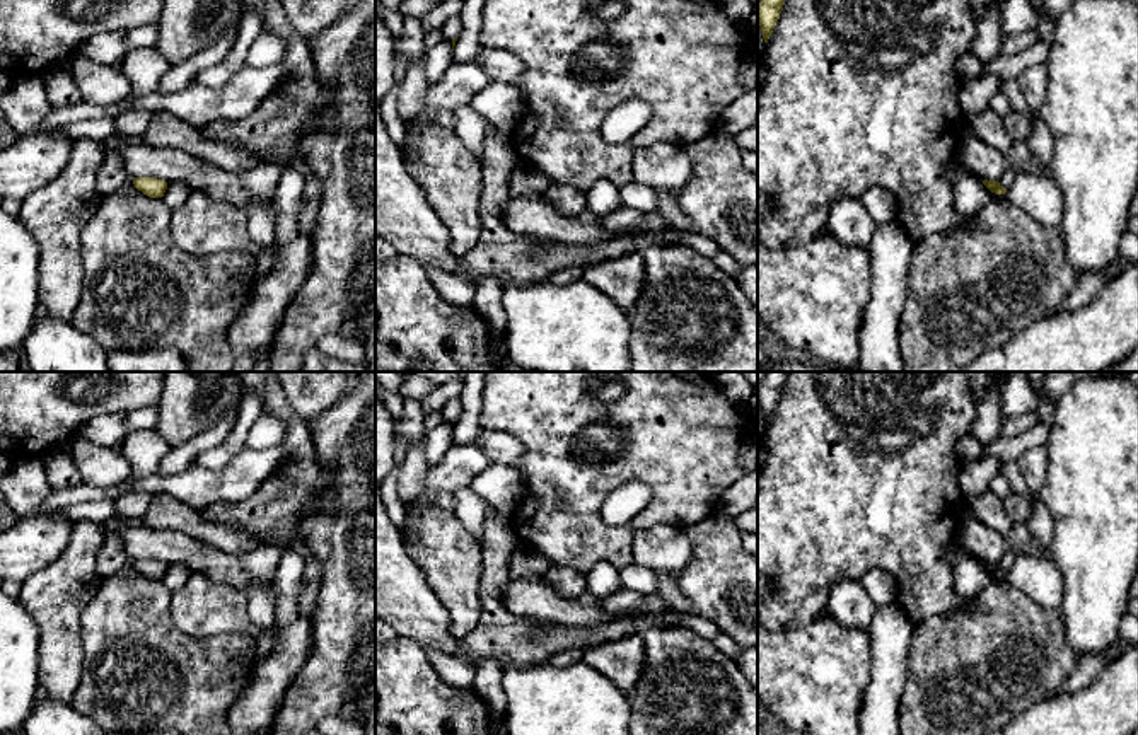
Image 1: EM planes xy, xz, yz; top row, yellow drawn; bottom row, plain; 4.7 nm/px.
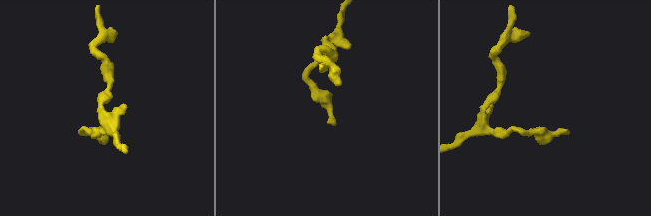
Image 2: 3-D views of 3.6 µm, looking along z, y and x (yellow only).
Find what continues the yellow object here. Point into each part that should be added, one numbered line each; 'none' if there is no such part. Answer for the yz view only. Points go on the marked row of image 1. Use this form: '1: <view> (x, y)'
1: yz (1039, 196)

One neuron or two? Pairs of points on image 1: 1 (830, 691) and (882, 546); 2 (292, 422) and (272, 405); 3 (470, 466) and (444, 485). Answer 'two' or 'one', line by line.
1: two
2: one
3: one

